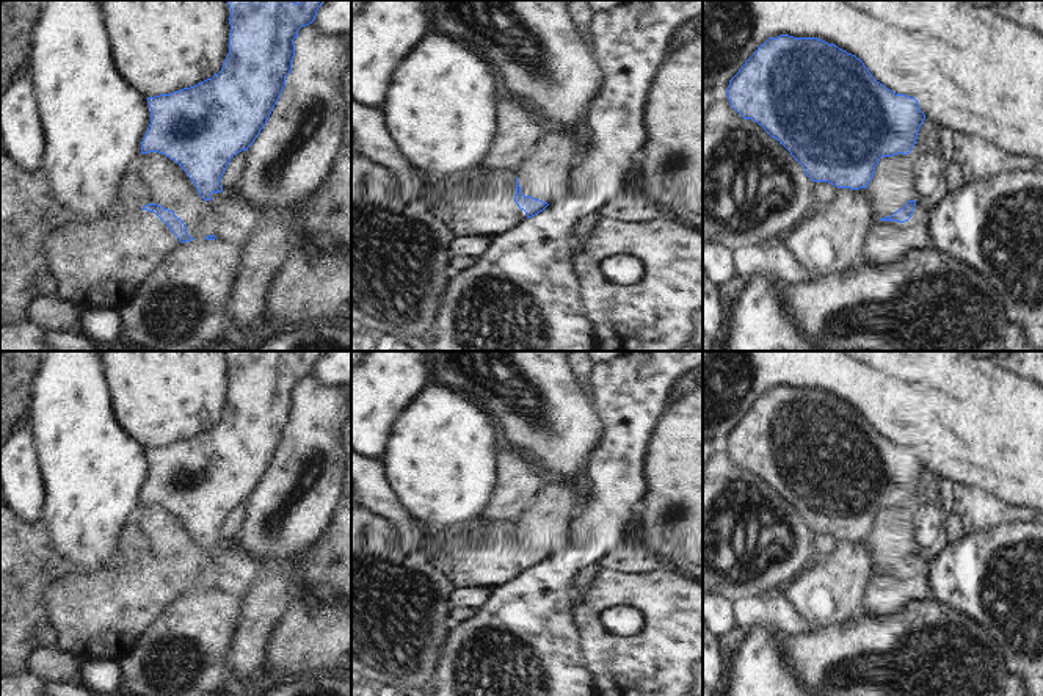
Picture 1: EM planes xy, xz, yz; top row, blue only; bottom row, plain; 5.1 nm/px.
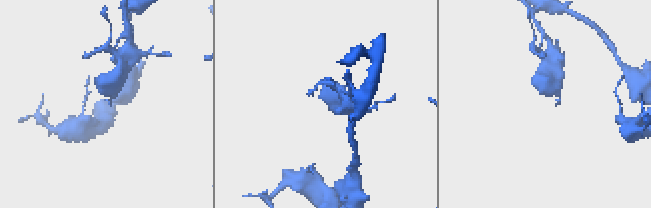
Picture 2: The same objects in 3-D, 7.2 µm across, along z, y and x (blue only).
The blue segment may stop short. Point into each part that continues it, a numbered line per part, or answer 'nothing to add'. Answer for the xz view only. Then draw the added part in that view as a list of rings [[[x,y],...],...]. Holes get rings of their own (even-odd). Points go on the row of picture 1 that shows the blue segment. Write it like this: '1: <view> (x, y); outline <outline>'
1: xz (480, 201); outline [[[477,166],[445,182],[416,168],[422,199],[458,237],[500,237],[527,219],[514,202],[518,169]]]

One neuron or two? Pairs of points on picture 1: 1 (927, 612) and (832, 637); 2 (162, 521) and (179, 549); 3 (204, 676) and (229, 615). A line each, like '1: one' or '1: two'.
1: one
2: one
3: one

